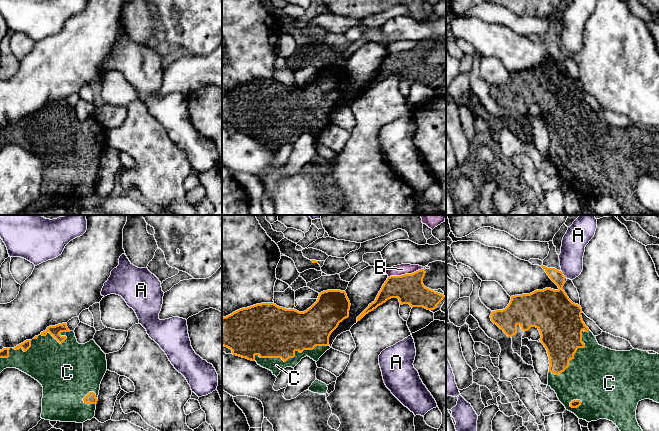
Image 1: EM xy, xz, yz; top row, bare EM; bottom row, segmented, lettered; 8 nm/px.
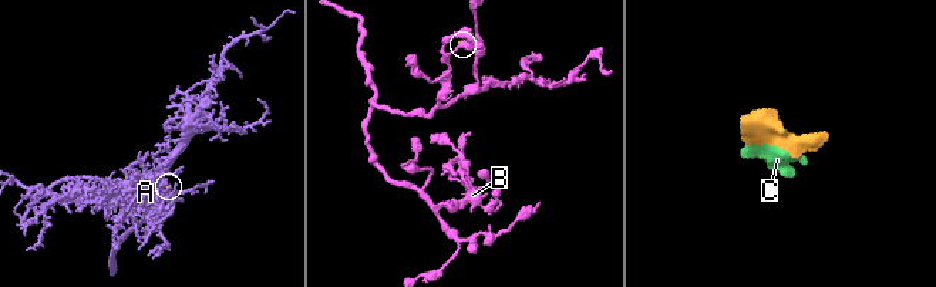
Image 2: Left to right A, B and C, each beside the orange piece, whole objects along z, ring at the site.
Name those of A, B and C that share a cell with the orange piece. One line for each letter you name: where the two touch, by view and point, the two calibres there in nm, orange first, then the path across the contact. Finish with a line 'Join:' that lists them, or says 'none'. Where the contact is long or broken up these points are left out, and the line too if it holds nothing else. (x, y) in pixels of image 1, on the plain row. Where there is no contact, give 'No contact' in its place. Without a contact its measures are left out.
C: Touches orange at xz (291, 133). Thickness 420 nm (orange) against 120 nm
Join: C

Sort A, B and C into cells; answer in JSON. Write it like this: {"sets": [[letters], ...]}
{"sets": [["A"], ["B"], ["C"]]}

